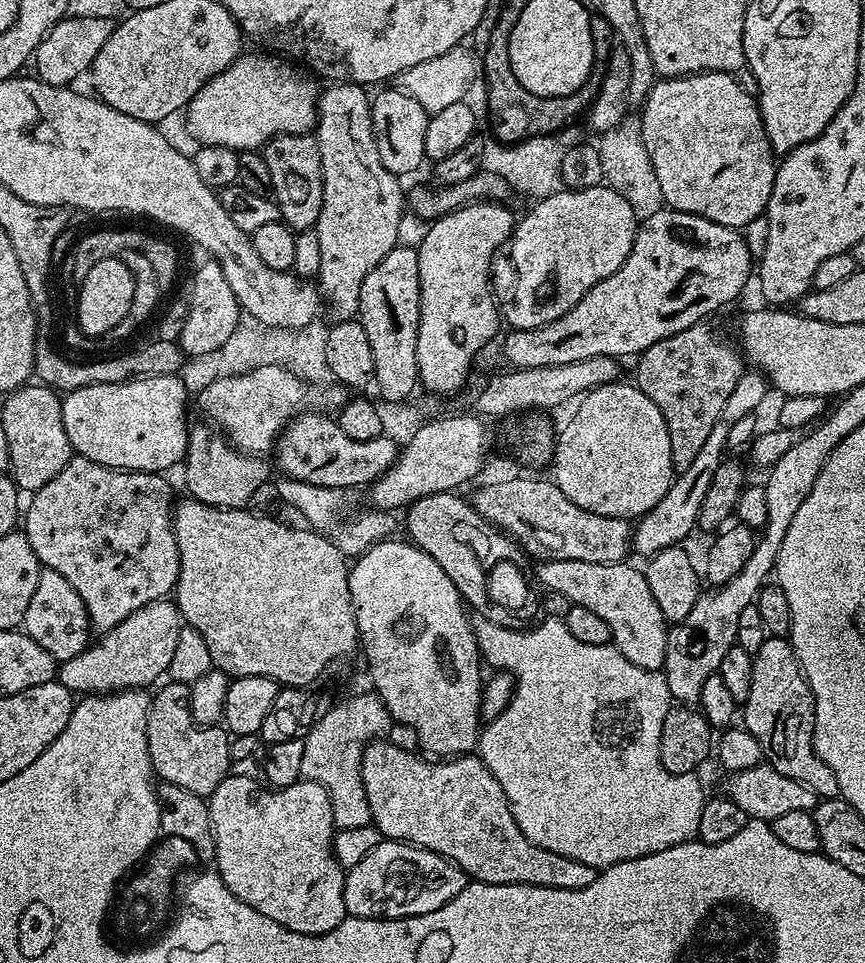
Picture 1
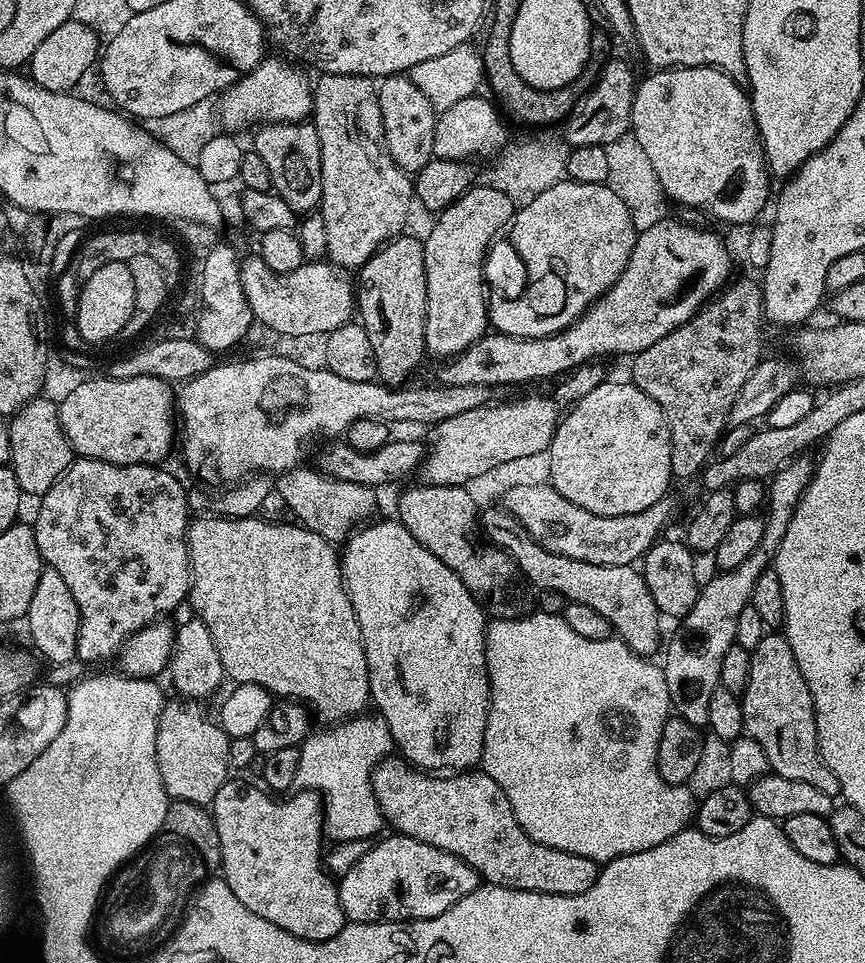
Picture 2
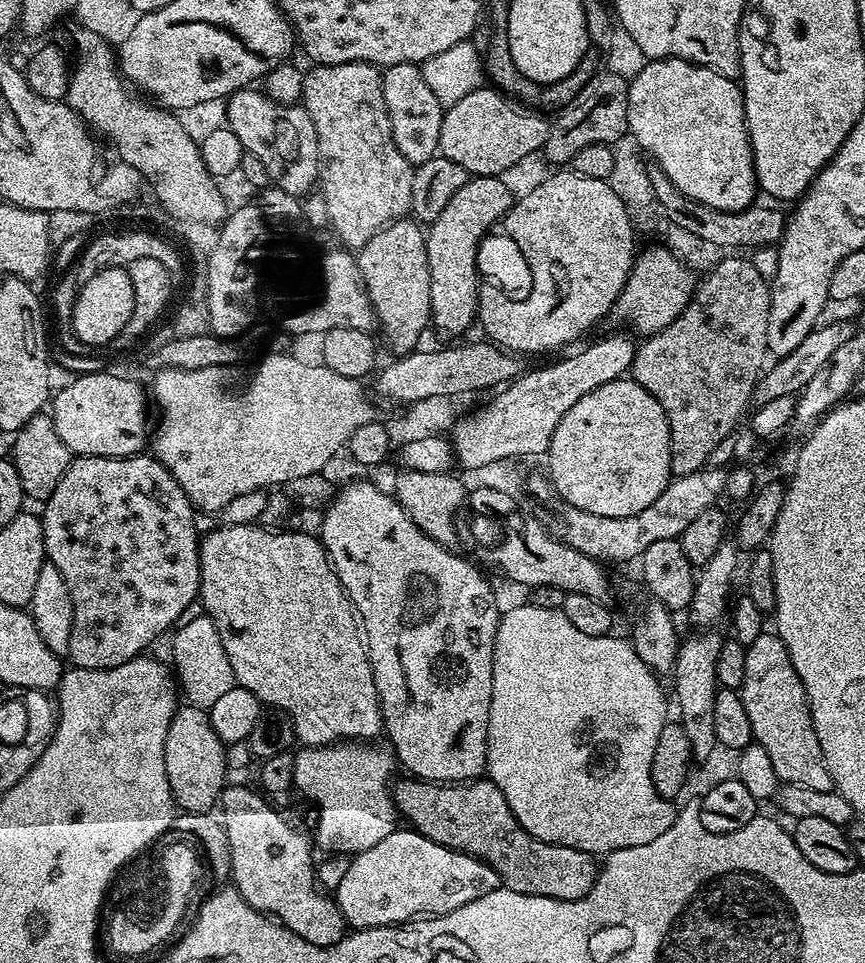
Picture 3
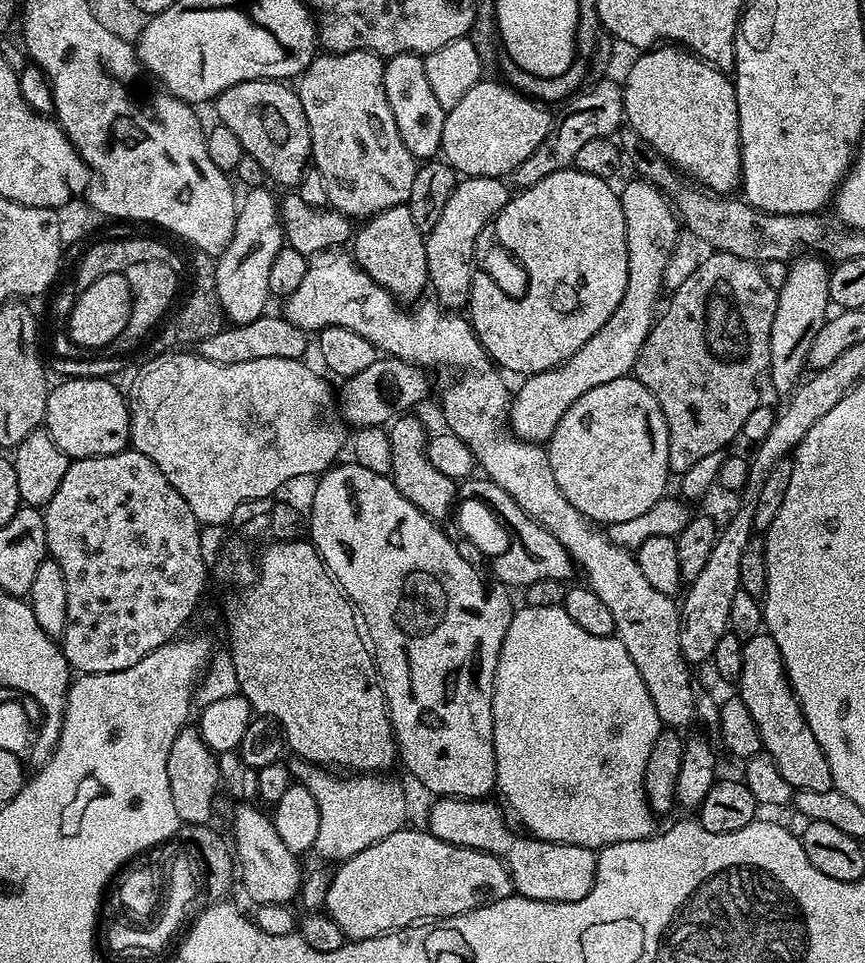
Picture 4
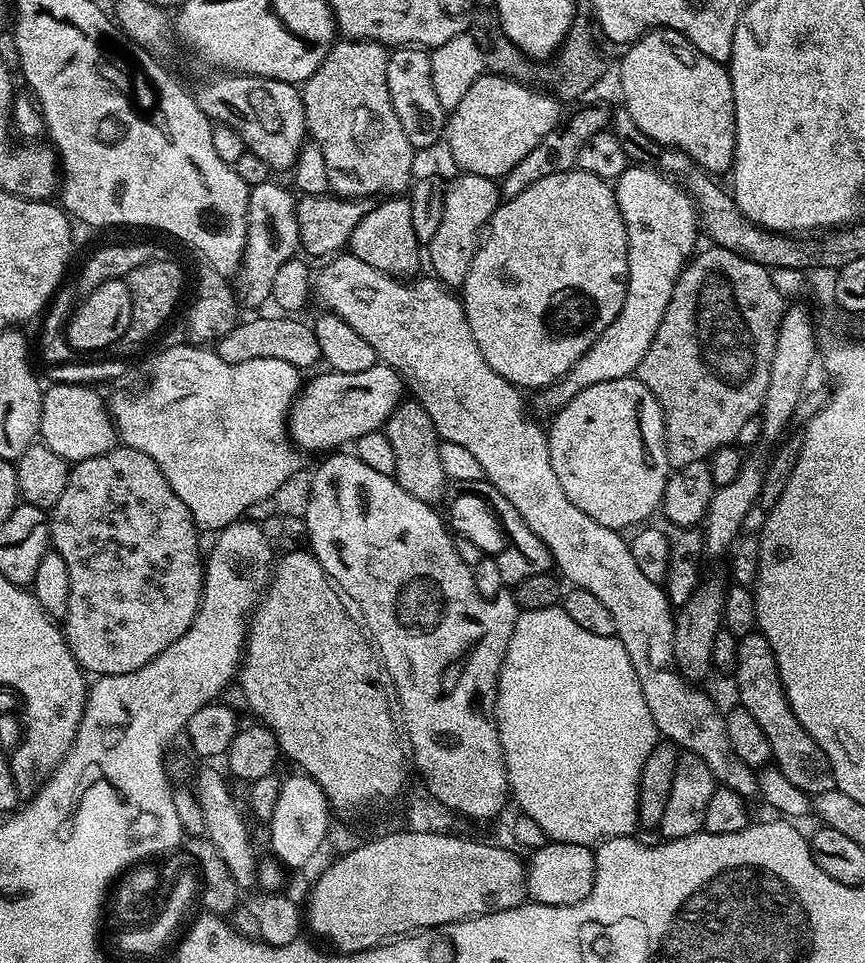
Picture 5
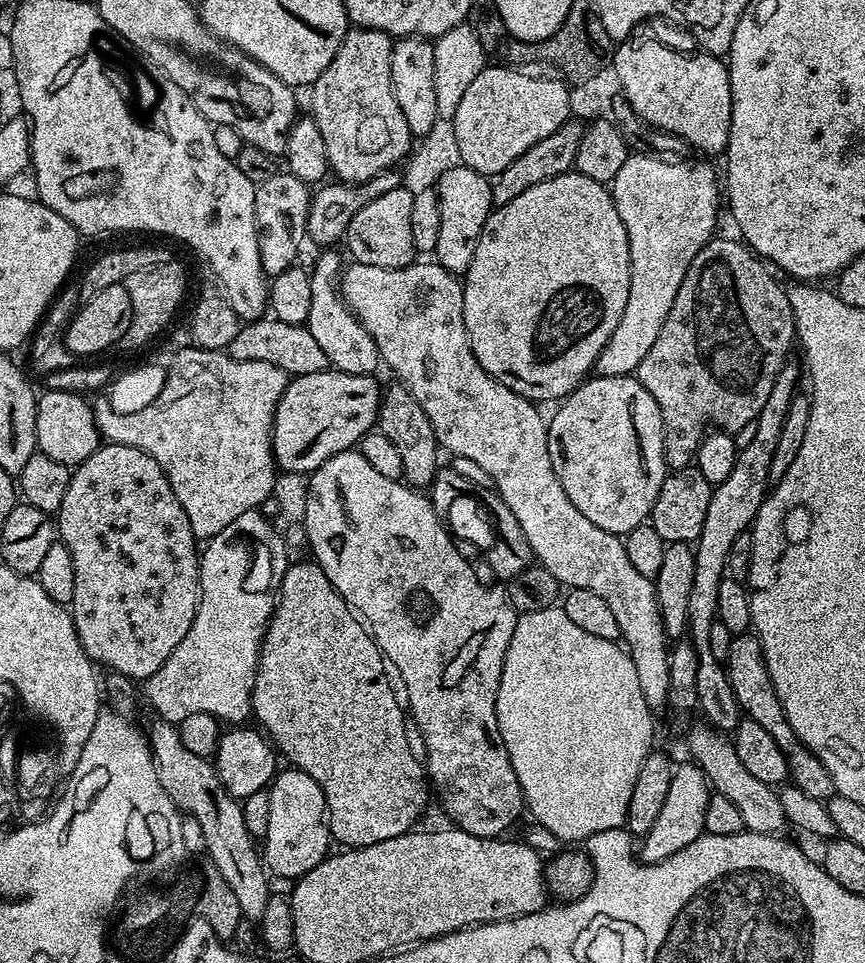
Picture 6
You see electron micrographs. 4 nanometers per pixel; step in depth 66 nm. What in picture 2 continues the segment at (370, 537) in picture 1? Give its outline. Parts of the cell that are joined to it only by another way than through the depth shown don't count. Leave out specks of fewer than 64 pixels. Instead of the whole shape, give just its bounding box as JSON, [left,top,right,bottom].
[274,466,377,544]

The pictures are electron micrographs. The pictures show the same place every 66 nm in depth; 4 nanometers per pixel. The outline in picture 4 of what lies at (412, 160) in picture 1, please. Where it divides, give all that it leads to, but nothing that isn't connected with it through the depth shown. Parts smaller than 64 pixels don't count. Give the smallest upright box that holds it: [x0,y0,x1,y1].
[382,52,446,162]

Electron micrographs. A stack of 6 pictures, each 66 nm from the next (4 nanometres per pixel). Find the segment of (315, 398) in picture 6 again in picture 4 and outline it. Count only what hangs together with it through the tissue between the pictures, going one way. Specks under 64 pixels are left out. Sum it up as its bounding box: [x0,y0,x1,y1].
[338,356,429,429]

